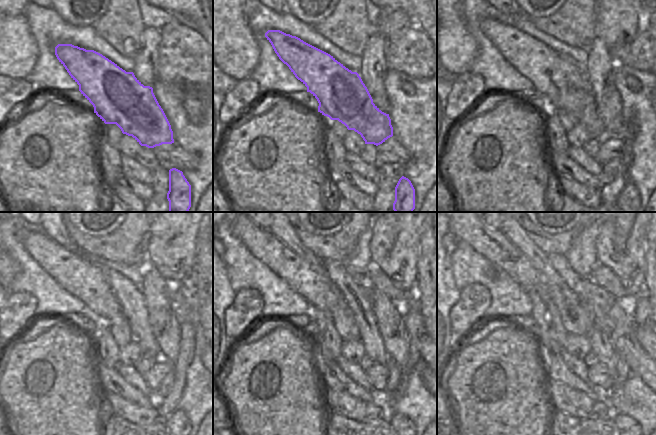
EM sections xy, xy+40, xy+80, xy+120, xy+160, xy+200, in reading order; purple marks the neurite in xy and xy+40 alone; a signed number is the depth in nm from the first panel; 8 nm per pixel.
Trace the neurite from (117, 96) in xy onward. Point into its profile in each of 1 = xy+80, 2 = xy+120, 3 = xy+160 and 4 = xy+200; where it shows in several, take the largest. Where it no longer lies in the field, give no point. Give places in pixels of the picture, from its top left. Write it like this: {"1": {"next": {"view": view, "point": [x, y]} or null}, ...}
{"1": {"next": {"view": "xy+80", "point": [534, 60]}}, "2": {"next": {"view": "xy+120", "point": [76, 273]}}, "3": {"next": {"view": "xy+160", "point": [289, 266]}}, "4": {"next": {"view": "xy+200", "point": [493, 245]}}}

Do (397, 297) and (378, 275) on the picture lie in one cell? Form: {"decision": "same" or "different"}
{"decision": "same"}

